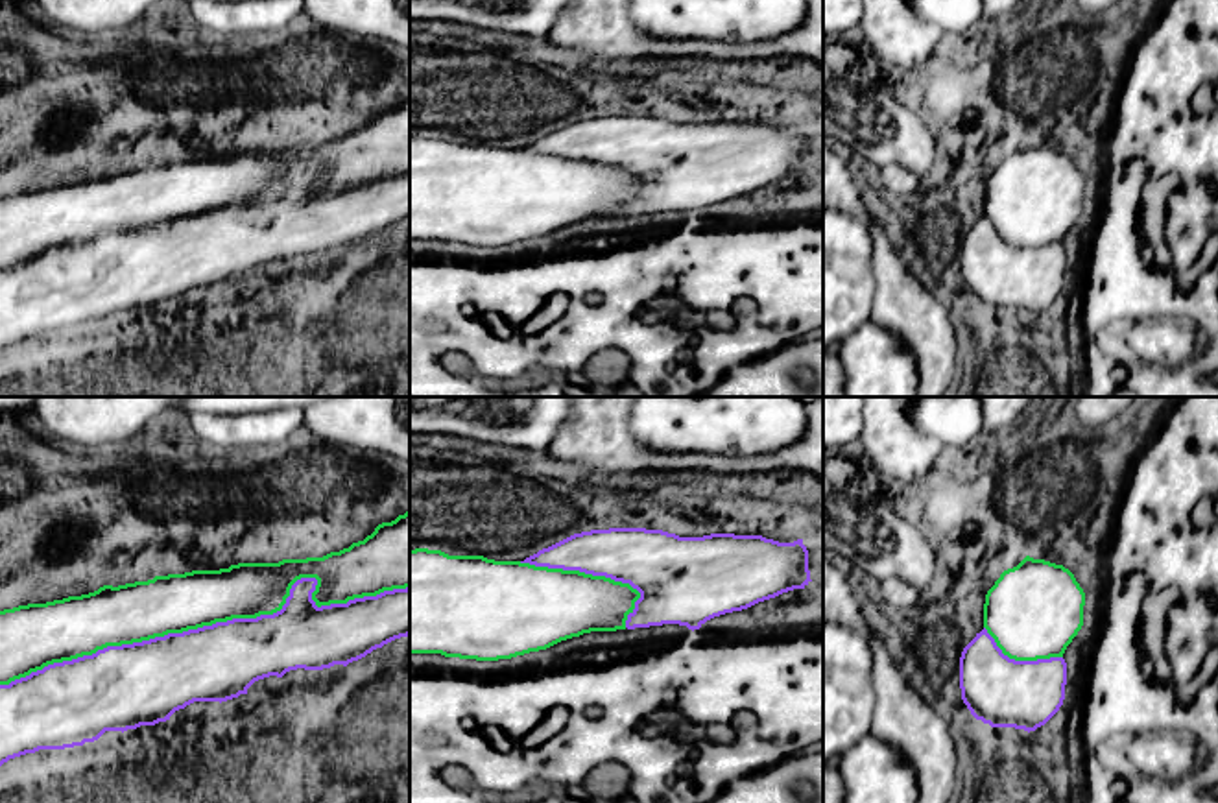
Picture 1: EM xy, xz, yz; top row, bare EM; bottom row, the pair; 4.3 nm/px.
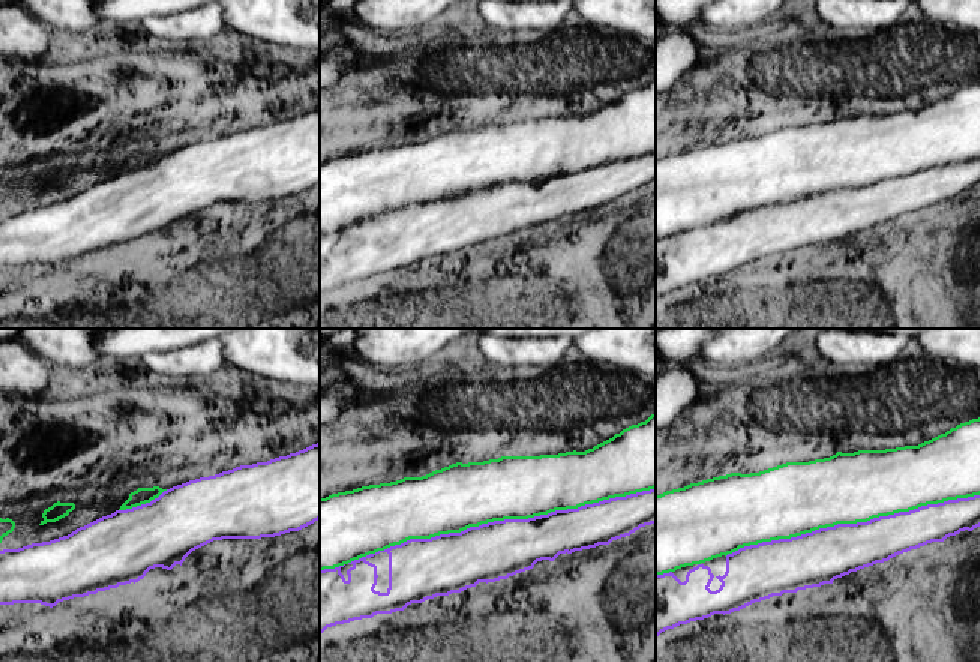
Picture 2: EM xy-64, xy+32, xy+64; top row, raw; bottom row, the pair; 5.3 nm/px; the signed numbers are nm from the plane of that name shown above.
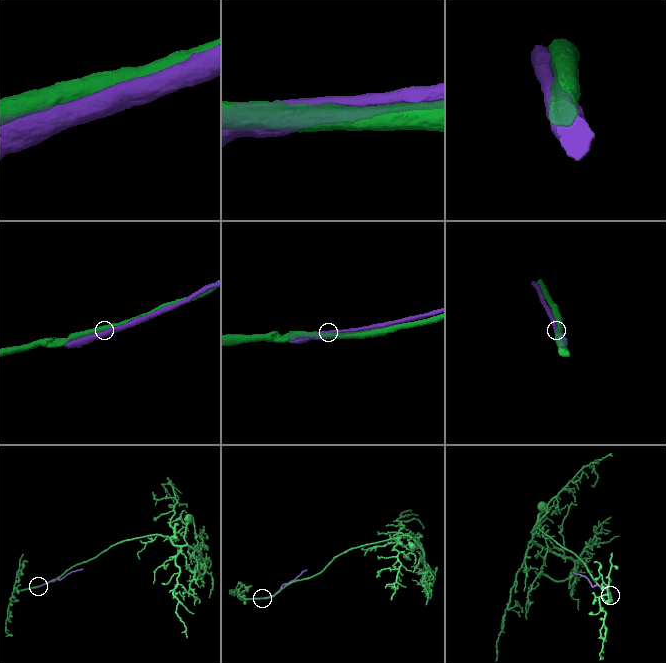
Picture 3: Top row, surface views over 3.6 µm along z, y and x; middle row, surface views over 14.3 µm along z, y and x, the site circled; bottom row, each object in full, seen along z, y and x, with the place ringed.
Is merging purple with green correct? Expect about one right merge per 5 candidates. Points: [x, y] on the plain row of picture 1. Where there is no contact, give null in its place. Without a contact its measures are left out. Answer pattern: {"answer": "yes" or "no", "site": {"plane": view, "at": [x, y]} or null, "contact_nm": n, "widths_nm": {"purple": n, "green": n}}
{"answer": "no", "site": {"plane": "xy", "at": [222, 209]}, "contact_nm": 1800, "widths_nm": {"purple": 340, "green": 260}}

